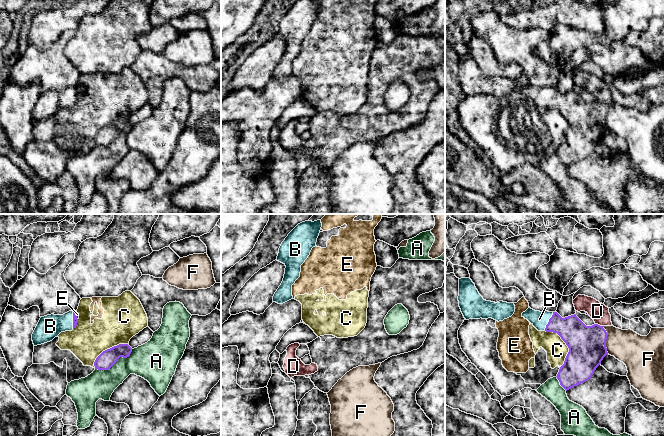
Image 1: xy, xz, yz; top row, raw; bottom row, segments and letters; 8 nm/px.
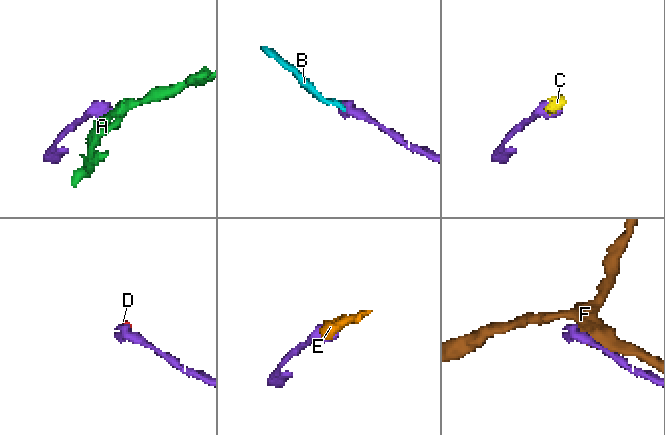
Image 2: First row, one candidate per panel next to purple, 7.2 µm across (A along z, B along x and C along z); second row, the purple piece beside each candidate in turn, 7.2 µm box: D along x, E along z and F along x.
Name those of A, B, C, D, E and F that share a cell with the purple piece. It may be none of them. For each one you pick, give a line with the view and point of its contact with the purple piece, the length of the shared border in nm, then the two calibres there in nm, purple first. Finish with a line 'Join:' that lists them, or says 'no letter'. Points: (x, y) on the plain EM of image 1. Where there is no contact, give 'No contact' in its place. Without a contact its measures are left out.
B: Touches purple at yz (549, 97). Shared border 170 nm. Thickness 220 nm (purple) against 130 nm
Join: B

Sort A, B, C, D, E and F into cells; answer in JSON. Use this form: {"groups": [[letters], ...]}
{"groups": [["A"], ["B"], ["C", "E"], ["D"], ["F"]]}

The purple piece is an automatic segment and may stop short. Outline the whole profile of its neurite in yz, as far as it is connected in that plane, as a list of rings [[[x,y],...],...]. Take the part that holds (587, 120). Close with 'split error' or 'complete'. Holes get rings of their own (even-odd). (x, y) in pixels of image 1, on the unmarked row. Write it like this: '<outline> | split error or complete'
[[[528,84],[522,93],[538,107],[557,109],[568,122],[569,128],[556,152],[566,167],[588,157],[608,131],[603,102],[586,102],[576,90],[562,94],[557,88]]] | split error

